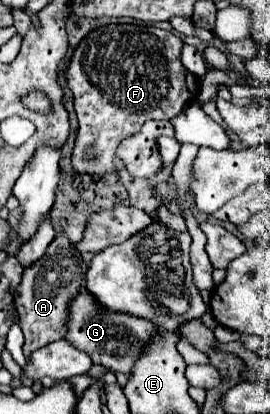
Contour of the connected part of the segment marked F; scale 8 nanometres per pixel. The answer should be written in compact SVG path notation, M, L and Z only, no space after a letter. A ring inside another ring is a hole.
M106 25L88 33L72 55L66 69L78 115L78 135L72 153L76 173L122 171L124 161L116 155L120 143L136 135L148 119L172 119L200 91L200 77L180 63L182 41L152 25ZM92 145L98 153L94 163L82 161L84 149Z

